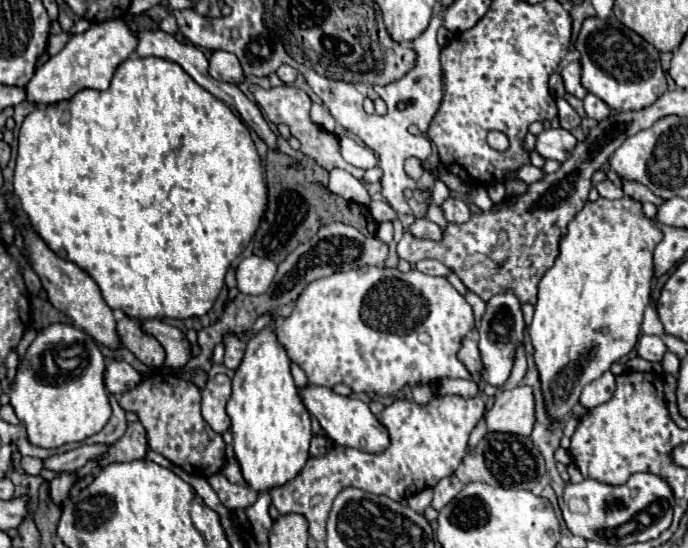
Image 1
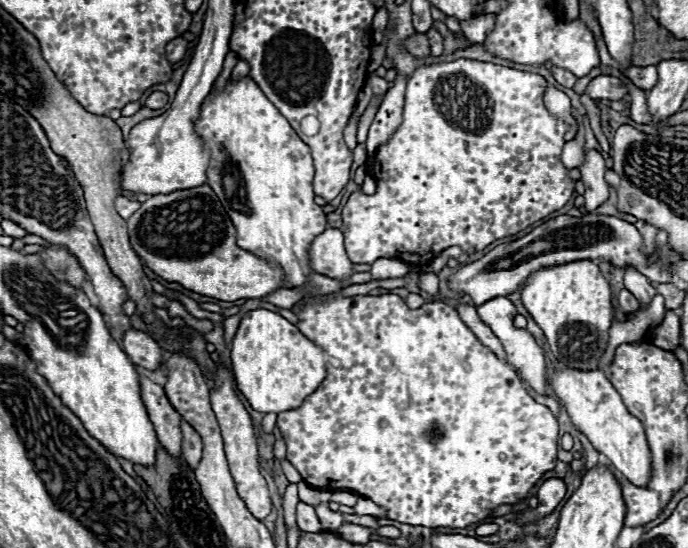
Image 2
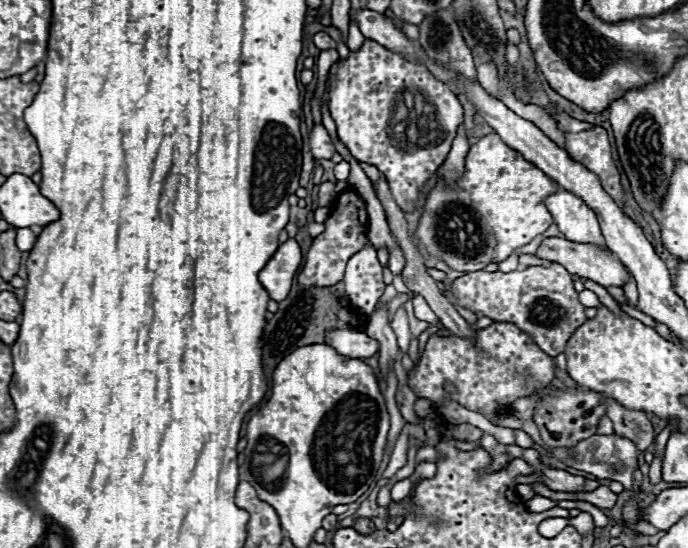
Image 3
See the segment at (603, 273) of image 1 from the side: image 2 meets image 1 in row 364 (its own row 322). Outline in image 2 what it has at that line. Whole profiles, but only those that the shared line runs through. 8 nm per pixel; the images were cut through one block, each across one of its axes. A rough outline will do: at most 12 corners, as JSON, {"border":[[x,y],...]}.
{"border":[[596,262],[536,270],[522,304],[558,362],[598,368],[614,320]]}

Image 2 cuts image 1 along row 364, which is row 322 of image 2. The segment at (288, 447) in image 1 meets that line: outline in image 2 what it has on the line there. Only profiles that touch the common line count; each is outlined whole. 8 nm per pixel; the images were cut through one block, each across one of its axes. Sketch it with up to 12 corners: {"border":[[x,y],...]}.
{"border":[[258,308],[232,338],[238,390],[294,410],[324,380],[324,352]]}

